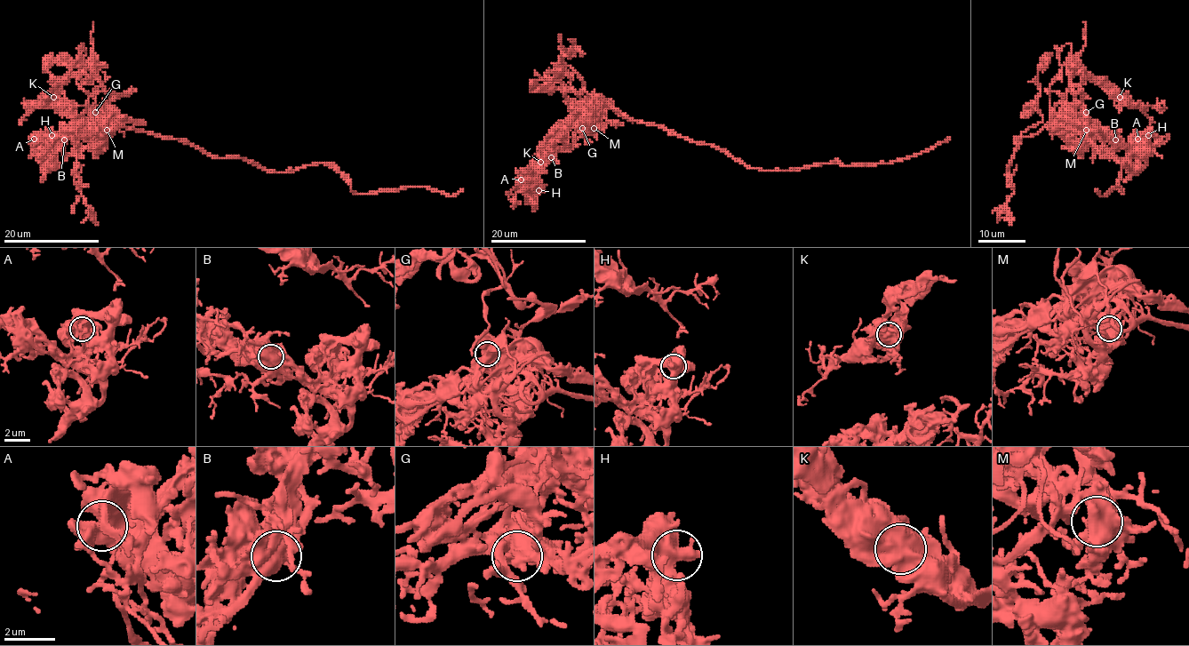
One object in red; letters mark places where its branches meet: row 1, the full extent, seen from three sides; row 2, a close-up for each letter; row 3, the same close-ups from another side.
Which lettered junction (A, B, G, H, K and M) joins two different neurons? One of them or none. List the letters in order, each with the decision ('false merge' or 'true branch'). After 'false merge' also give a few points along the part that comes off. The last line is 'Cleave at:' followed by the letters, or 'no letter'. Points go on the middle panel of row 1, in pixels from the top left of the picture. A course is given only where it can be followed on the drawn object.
A: true branch
B: false merge | (551, 156), (557, 147), (548, 133), (600, 99), (762, 170), (885, 163), (949, 138)
G: true branch
H: true branch
K: true branch
M: true branch
Cleave at: B

